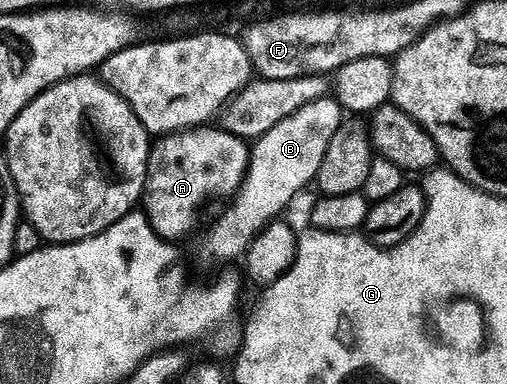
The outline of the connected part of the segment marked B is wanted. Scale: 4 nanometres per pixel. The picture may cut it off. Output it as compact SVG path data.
M335 96L320 97L302 107L251 146L252 162L248 164L248 178L231 202L232 207L220 217L220 222L208 233L204 253L216 261L236 261L245 256L252 241L269 224L285 216L284 208L317 180L327 148L334 135L344 125L346 112Z

